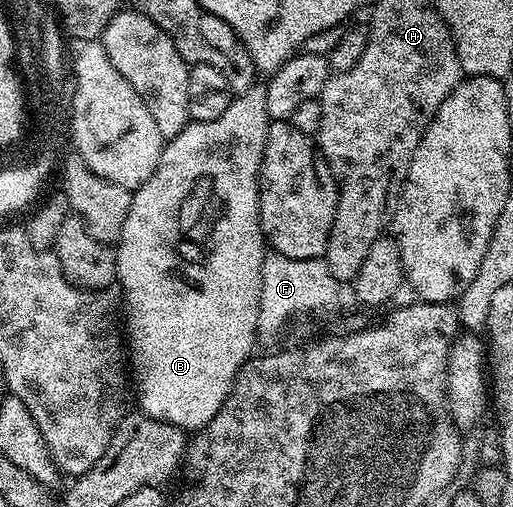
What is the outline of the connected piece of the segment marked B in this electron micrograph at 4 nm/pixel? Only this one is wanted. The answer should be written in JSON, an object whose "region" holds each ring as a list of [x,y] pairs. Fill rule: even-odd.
{"region":[[[256,86],[248,92],[238,93],[232,99],[229,110],[221,114],[221,118],[213,118],[213,122],[196,120],[189,123],[185,130],[181,130],[181,134],[164,143],[157,170],[140,188],[134,189],[129,214],[125,218],[125,226],[115,248],[115,275],[118,287],[123,287],[123,308],[127,311],[125,340],[129,345],[129,368],[133,373],[134,391],[135,388],[139,391],[138,411],[144,416],[152,416],[184,430],[204,428],[213,418],[213,414],[221,410],[225,398],[235,385],[239,371],[243,368],[243,363],[250,360],[256,351],[255,340],[257,341],[259,336],[257,314],[261,302],[261,266],[265,255],[265,237],[259,221],[259,167],[263,161],[267,131],[273,123],[265,106],[265,92],[266,87]]]}

